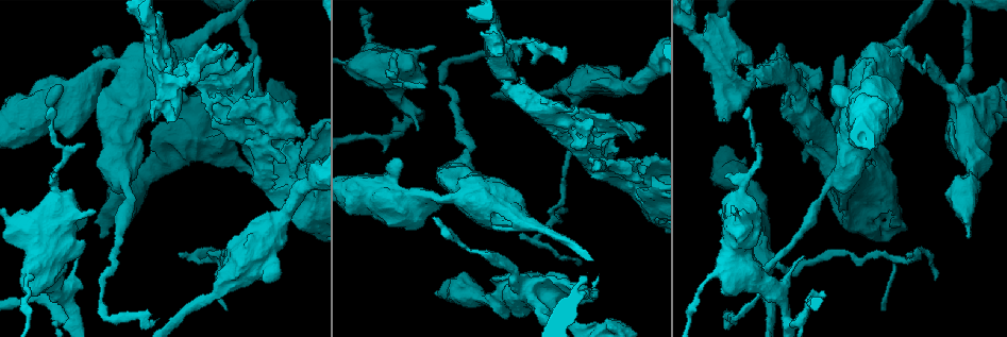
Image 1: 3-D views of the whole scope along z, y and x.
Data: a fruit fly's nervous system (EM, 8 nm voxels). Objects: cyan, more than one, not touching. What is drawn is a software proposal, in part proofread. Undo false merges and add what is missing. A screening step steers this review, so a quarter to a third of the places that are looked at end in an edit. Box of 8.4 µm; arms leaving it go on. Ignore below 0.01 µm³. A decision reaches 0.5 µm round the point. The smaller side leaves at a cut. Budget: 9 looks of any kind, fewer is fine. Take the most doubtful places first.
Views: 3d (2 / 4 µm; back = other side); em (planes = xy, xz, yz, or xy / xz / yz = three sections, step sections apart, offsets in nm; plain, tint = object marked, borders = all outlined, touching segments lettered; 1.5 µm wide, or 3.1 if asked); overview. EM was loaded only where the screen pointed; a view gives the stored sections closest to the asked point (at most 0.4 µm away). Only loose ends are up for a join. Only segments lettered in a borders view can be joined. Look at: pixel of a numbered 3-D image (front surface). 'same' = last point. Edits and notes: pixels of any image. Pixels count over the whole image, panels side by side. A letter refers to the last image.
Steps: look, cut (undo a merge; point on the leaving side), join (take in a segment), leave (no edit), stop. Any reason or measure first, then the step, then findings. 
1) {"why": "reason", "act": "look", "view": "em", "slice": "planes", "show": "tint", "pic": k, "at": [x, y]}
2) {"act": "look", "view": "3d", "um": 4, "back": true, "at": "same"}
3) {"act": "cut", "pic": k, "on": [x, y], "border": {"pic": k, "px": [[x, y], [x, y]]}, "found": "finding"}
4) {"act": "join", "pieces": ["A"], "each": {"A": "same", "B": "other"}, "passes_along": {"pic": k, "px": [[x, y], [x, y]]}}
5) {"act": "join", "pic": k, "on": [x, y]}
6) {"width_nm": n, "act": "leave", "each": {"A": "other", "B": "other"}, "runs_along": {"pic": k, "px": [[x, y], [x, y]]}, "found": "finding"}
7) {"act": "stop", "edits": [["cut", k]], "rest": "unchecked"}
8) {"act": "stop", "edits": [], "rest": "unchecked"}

{"why": "an open end", "act": "look", "view": "em", "slice": "planes", "show": "borders", "pic": 1, "at": [967, 235]}

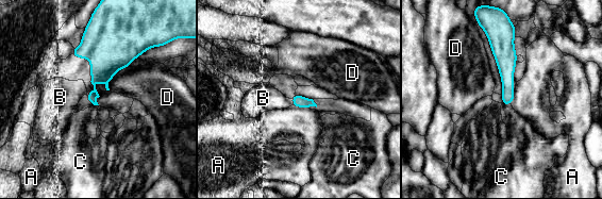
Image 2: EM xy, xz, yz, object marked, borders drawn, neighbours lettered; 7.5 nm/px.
{"act": "join", "pieces": ["B"], "each": {"A": "other", "B": "same", "C": "other", "D": "other"}, "passes_along": {"pic": 2, "px": [[298, 101], [291, 101], [263, 98]]}, "found": "the cell continues"}

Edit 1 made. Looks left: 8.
{"act": "look", "view": "overview"}

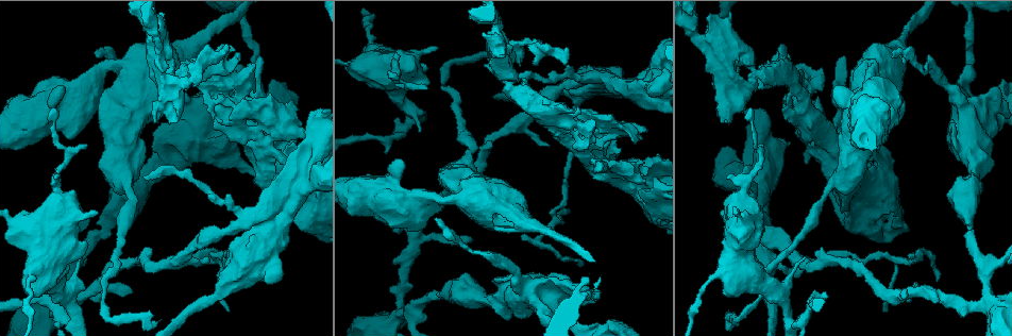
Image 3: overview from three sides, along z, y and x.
{"why": "a fork", "act": "look", "view": "3d", "um": 4, "back": true, "pic": 3, "at": [510, 88]}

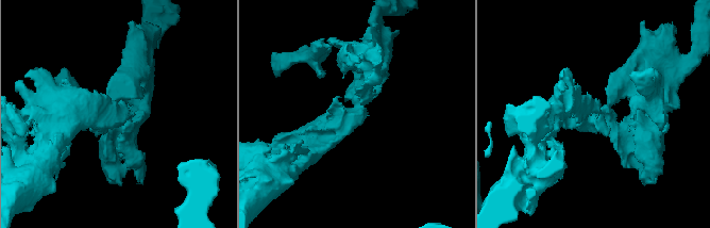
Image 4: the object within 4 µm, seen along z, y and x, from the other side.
{"act": "look", "view": "em", "slice": "planes", "show": "tint", "pic": 4, "at": [117, 108]}

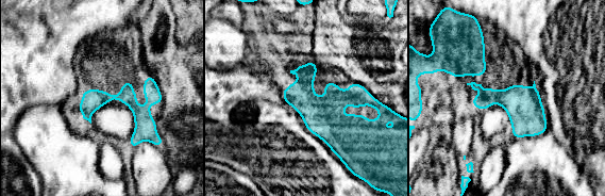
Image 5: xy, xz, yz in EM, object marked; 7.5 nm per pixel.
{"why": "what lies round it", "act": "look", "view": "em", "slice": "planes", "show": "borders", "at": "same"}

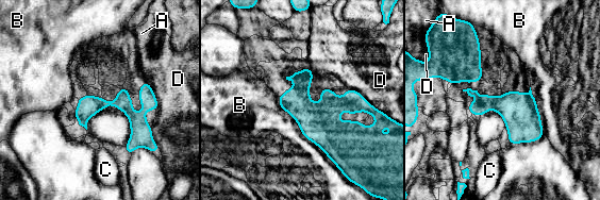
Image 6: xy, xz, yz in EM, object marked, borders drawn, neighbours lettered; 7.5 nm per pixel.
{"arms": 3, "arm_widths_nm": [180, 420, 420], "act": "leave", "each": {"A": "other", "B": "other", "C": "other", "D": "other"}, "found": "one cell here"}

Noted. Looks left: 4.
{"act": "look", "view": "em", "slice": "yz", "step": 8, "show": "borders", "pic": 3, "at": [60, 86]}

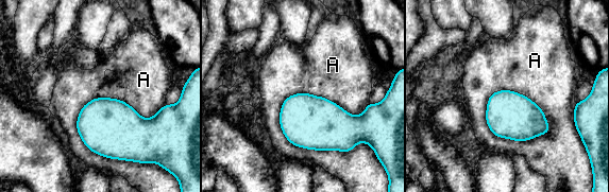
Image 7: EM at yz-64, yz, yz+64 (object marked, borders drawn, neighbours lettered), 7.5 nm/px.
{"act": "look", "view": "em", "slice": "planes", "show": "borders", "at": "same"}

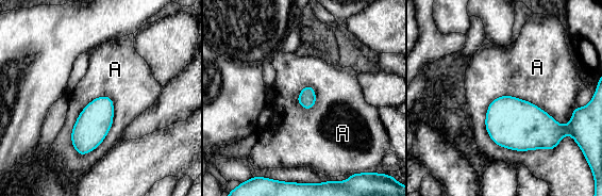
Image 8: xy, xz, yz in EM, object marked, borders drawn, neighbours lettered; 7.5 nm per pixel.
{"longest_contact_nm": ["A", 700], "act": "leave", "each": {"A": "other"}, "border": {"pic": 8, "px": [[574, 105], [484, 126]]}, "found": "no lettered segment goes on from it"}

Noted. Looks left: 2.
{"act": "stop", "edits": [["join", 2]], "rest": "unchecked"}

